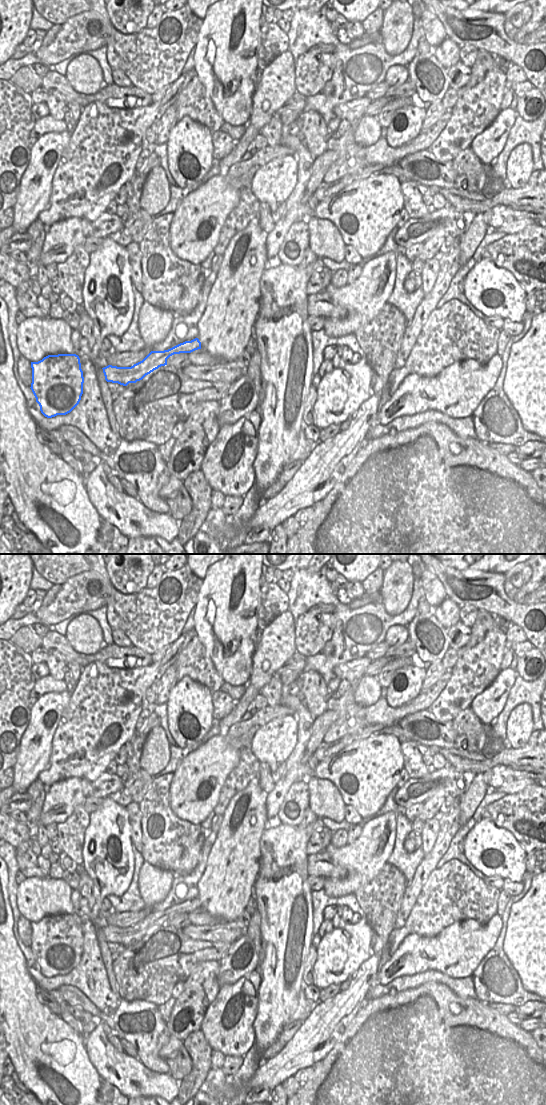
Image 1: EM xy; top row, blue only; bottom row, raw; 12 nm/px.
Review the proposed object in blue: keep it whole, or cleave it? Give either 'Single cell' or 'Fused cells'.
Fused cells

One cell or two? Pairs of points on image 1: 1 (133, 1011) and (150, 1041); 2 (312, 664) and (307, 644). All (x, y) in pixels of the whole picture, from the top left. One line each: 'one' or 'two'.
1: one
2: two

